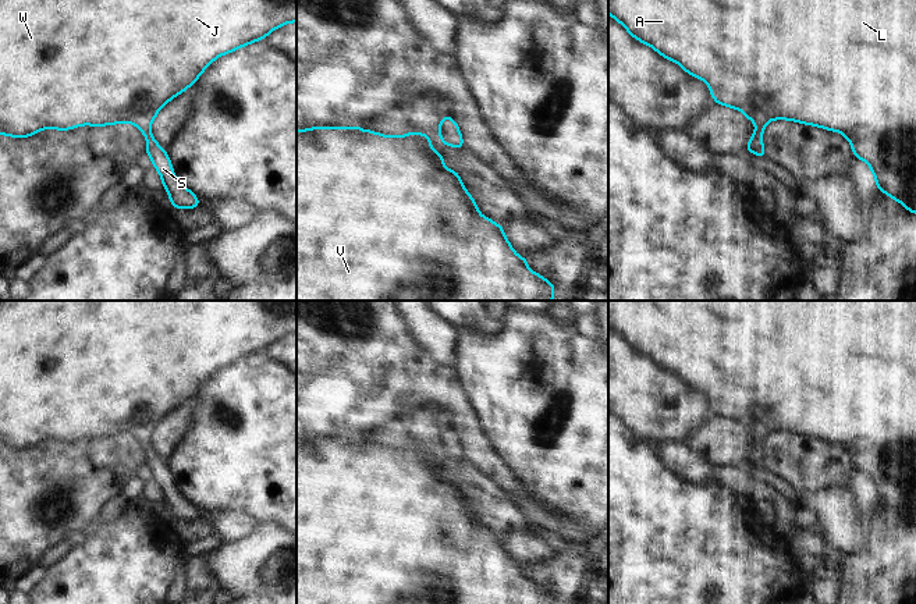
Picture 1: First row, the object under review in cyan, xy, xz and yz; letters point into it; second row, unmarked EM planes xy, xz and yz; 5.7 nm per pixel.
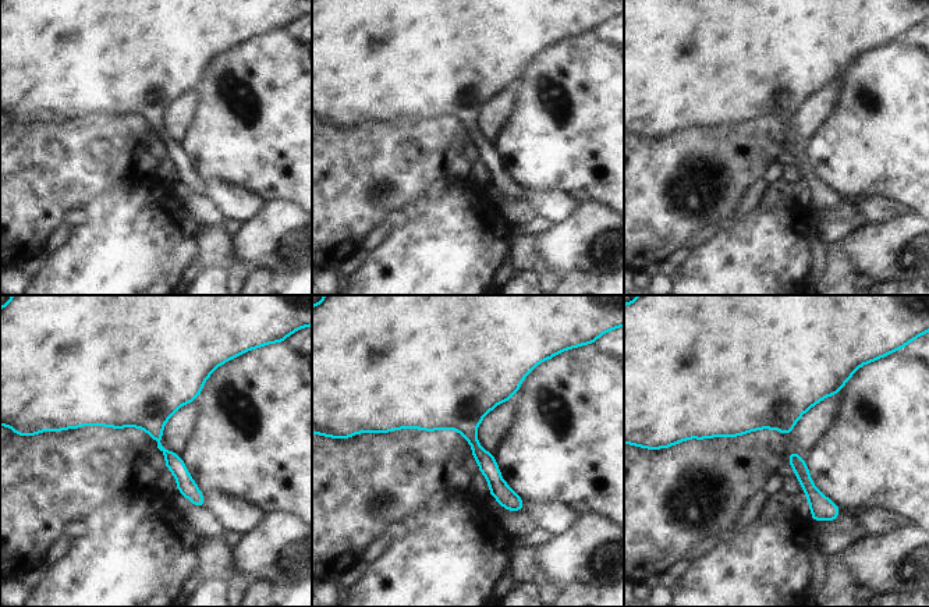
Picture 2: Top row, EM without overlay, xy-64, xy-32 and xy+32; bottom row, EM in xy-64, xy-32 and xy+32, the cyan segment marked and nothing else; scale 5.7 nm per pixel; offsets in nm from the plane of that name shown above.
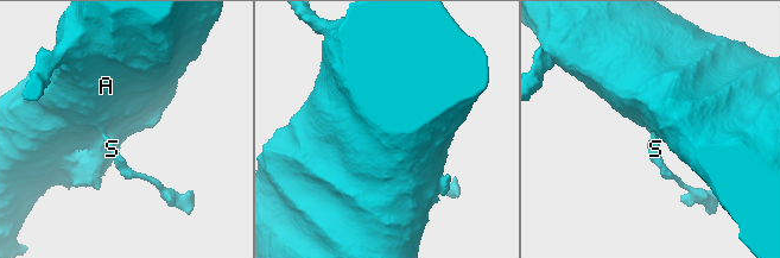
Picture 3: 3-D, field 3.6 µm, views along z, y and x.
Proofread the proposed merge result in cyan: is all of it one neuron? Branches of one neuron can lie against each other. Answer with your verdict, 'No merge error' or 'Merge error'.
No merge error

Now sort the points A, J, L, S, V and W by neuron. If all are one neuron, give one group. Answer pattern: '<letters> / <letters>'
A J L S V W

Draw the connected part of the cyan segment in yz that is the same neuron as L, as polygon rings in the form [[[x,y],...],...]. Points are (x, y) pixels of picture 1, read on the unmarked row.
[[[608,301],[608,326],[636,352],[664,370],[679,376],[689,387],[706,392],[717,416],[736,420],[755,434],[746,462],[764,469],[763,443],[773,431],[789,431],[842,445],[856,470],[870,477],[877,502],[916,526],[916,301]]]

